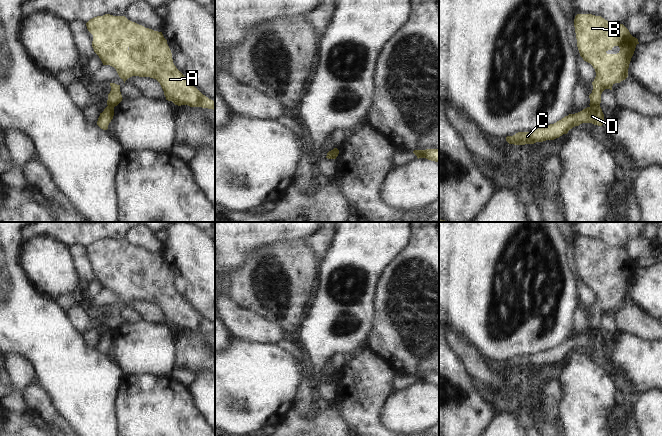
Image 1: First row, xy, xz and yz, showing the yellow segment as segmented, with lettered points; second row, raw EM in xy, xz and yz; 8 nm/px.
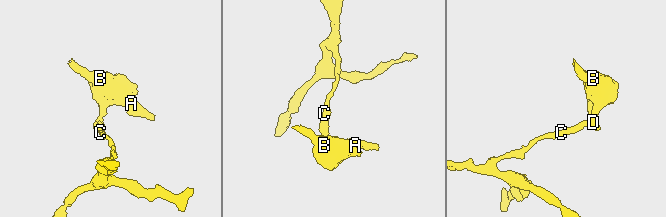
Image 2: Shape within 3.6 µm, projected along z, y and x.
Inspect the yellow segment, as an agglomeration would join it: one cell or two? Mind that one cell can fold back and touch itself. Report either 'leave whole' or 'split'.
split

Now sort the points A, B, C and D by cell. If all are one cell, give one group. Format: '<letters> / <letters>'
A B / C D

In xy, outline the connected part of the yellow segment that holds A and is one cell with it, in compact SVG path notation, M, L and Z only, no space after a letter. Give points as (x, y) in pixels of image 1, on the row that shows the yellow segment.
M105 14L90 19L86 23L88 31L93 35L92 47L103 65L114 67L124 81L132 77L150 77L156 79L166 97L175 105L188 105L215 110L215 102L203 95L173 63L172 53L162 32L145 28L128 20L125 16Z

